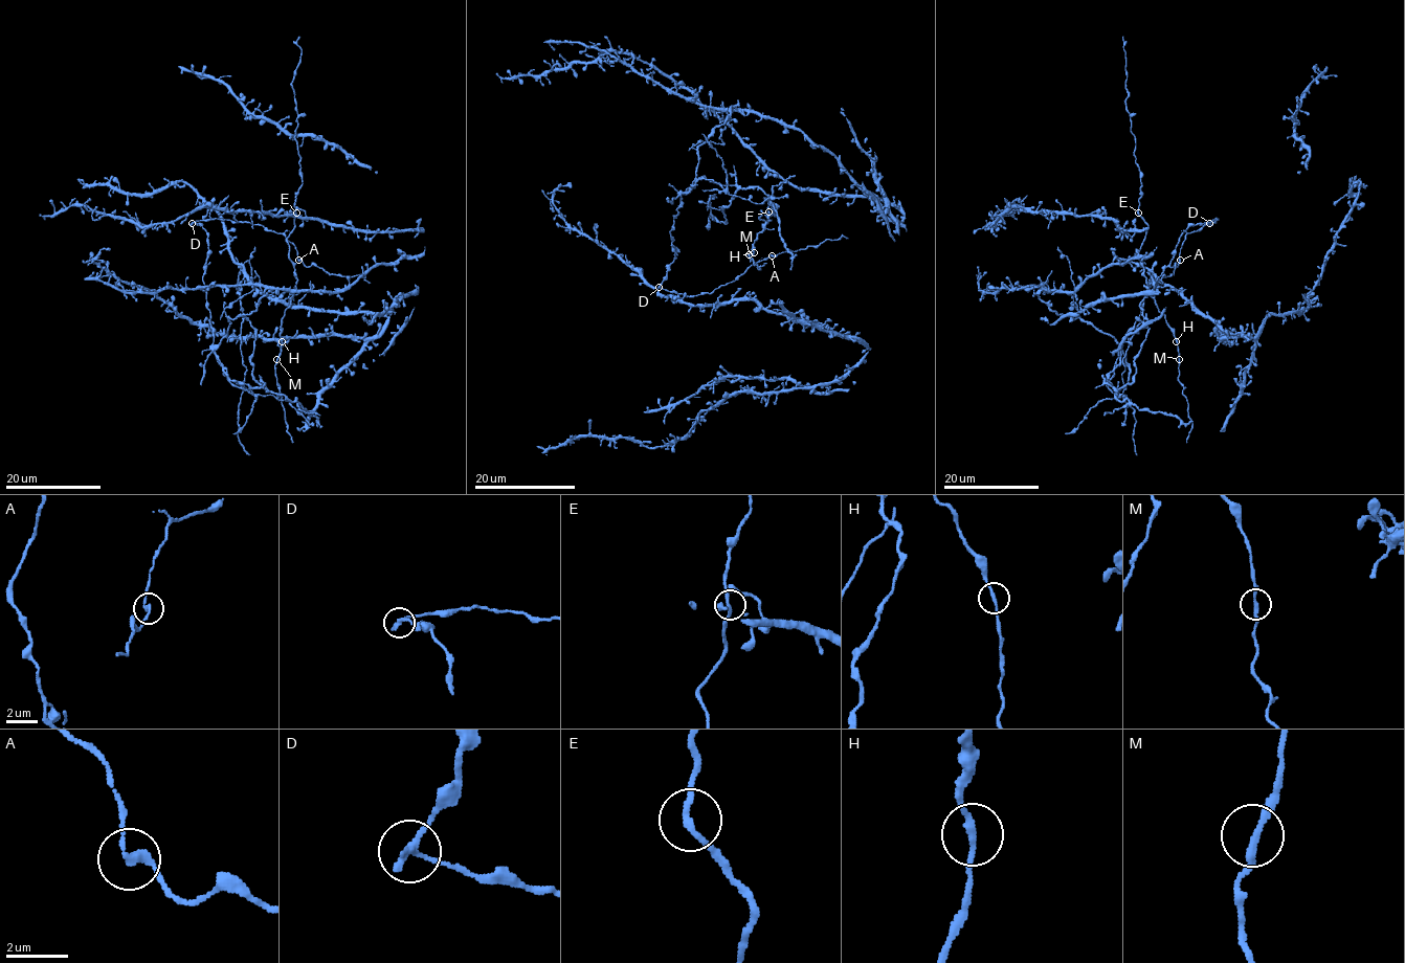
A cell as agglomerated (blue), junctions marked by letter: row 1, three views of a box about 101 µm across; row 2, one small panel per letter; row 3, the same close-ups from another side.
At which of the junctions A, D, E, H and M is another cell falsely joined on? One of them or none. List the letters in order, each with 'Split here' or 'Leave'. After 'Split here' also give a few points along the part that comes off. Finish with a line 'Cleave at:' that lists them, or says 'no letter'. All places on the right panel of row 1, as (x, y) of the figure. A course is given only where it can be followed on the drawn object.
A: Leave
D: Split here. Course of the part to remove: (1209, 223), (1181, 236), (1144, 297), (1108, 380), (1116, 388), (1132, 382), (1145, 338), (1146, 272)
E: Leave
H: Leave
M: Leave
Cleave at: D

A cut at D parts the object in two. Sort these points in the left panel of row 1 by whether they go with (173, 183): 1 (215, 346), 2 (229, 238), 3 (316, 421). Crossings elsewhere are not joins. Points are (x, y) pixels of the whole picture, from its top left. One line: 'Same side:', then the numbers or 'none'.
Same side: 2

